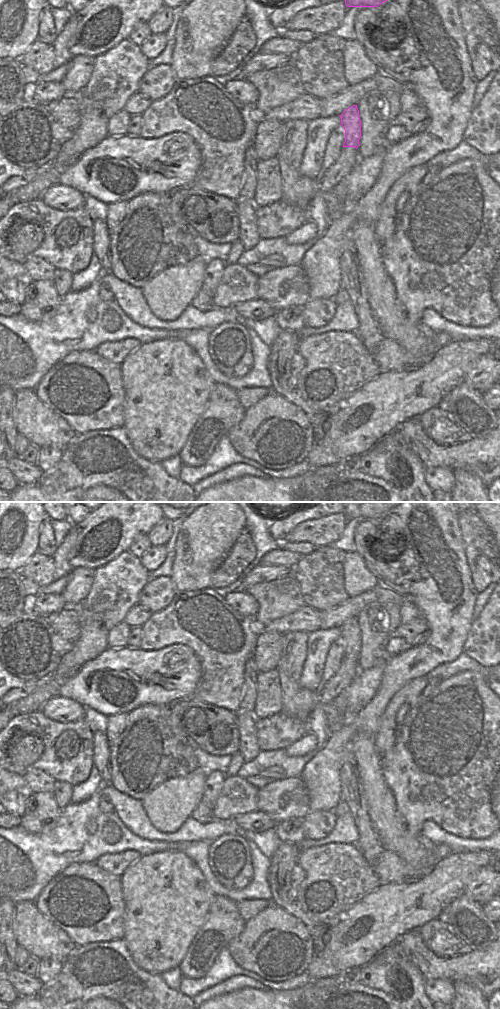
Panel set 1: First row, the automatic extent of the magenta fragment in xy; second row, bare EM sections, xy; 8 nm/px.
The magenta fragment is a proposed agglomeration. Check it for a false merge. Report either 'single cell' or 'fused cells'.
fused cells

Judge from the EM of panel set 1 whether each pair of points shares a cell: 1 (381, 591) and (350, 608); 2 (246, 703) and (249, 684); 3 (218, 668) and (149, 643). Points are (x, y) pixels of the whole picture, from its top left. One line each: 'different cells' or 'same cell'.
1: same cell
2: same cell
3: same cell

